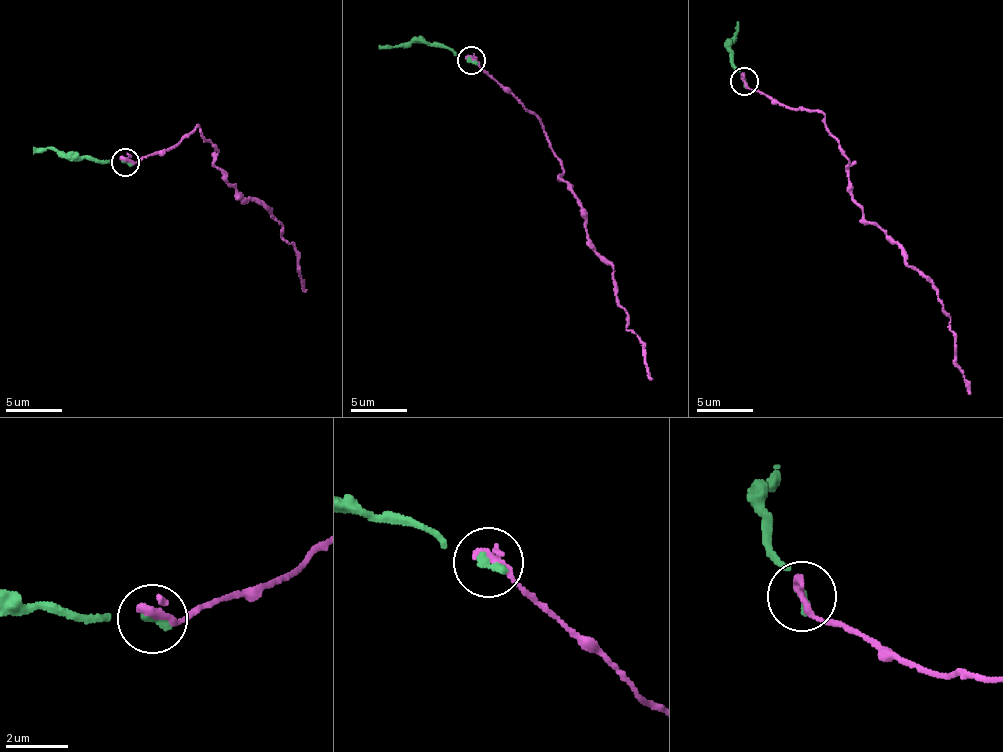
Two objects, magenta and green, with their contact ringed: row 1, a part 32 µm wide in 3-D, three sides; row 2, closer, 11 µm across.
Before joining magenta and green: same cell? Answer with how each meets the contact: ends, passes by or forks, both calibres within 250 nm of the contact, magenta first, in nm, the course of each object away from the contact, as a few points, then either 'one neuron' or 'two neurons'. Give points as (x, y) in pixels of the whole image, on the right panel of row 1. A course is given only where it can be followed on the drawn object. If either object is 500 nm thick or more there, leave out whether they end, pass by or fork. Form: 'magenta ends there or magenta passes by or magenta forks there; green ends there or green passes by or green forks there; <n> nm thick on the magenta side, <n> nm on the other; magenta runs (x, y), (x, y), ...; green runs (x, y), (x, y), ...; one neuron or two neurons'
magenta ends there; green ends there; 340 nm thick on the magenta side, 240 nm on the other; magenta runs (743, 82), (790, 107), (824, 114), (849, 161), (849, 193), (944, 304), (969, 394); green runs (743, 82), (729, 54), (729, 40), (737, 27); two neurons

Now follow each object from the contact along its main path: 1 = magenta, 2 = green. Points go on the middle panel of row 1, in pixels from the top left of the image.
1: (472, 60), (539, 118), (564, 173), (558, 180), (614, 272), (614, 295), (650, 379)
2: (472, 60), (432, 42), (407, 41), (379, 49)

